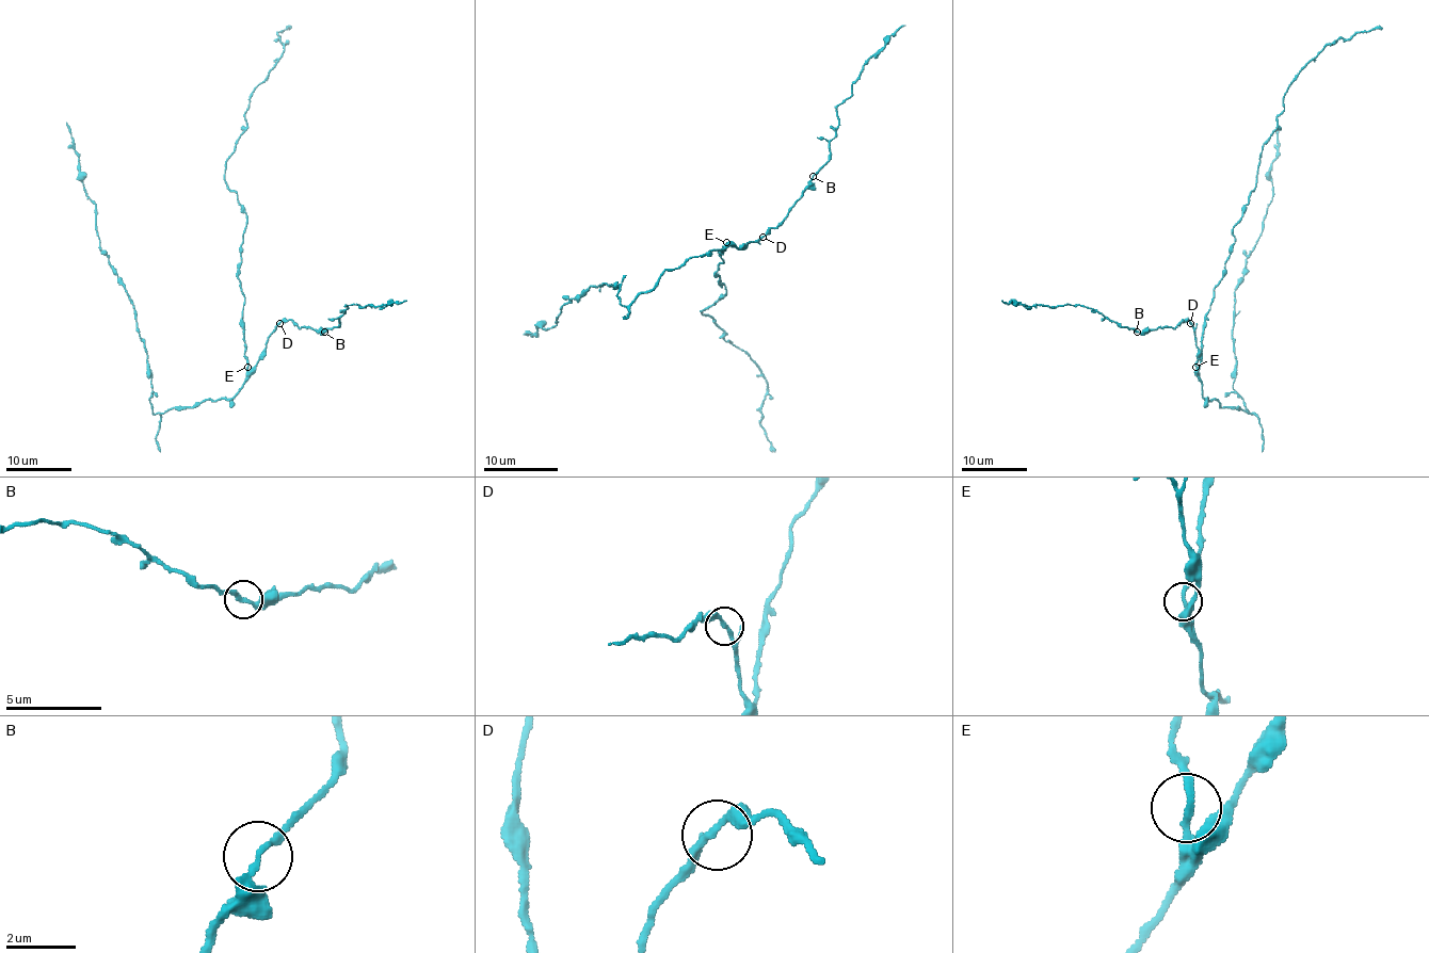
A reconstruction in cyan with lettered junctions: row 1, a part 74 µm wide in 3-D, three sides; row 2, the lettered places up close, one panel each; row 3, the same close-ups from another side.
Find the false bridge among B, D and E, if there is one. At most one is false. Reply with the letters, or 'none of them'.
none of them

